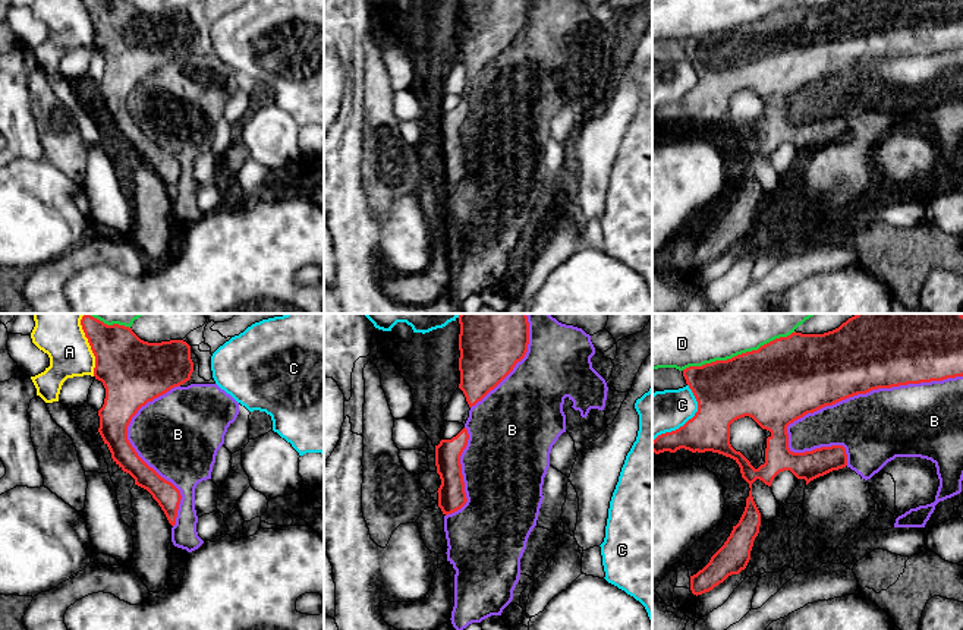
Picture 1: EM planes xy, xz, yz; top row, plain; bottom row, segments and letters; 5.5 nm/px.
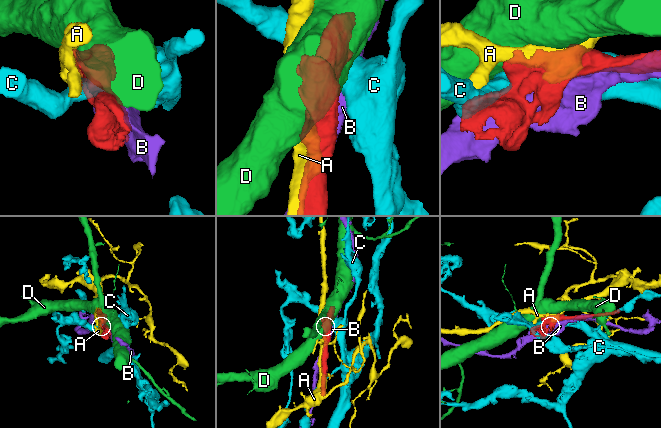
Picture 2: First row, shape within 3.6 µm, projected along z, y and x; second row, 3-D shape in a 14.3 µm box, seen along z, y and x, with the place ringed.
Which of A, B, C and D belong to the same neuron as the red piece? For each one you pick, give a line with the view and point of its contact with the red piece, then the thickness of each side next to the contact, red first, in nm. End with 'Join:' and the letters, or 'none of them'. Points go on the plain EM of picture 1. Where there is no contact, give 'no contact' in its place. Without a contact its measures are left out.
Join: none of them

